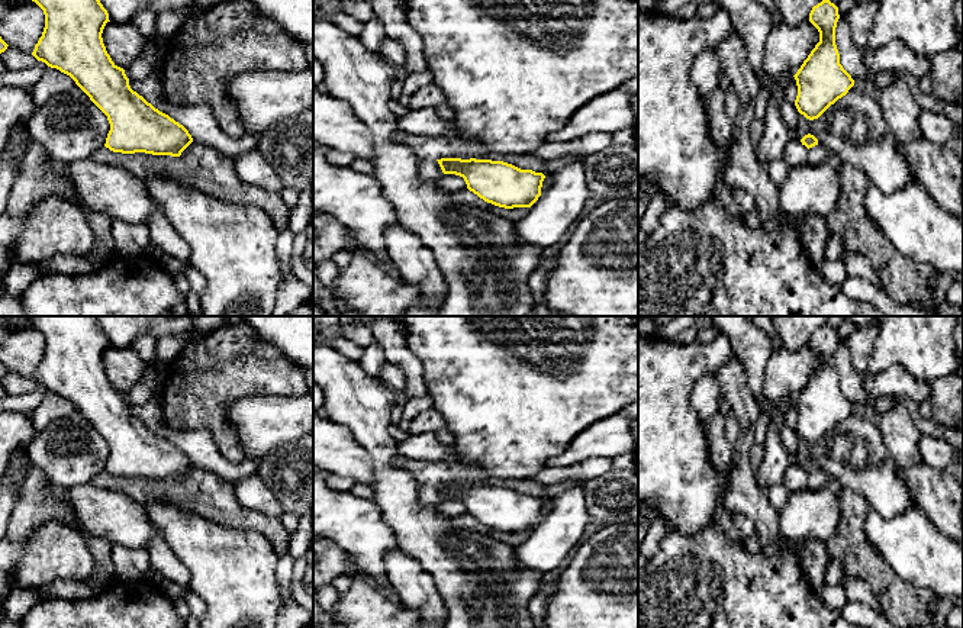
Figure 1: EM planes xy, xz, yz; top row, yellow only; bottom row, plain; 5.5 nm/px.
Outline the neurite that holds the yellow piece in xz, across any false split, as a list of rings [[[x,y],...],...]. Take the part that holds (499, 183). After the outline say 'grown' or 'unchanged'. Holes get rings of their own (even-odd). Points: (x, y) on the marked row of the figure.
[[[437,160],[444,174],[464,178],[467,189],[499,207],[531,207],[541,196],[545,175],[492,160]]]; unchanged

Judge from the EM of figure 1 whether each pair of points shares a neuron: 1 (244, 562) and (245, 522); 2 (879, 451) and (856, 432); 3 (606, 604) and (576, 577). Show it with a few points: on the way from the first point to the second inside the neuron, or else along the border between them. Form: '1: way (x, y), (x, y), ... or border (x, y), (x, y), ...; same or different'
1: border (212, 519), (231, 527), (255, 528), (273, 548); different
2: way (876, 443), (876, 438), (869, 431), (865, 431); same
3: way (599, 596), (583, 585); same

